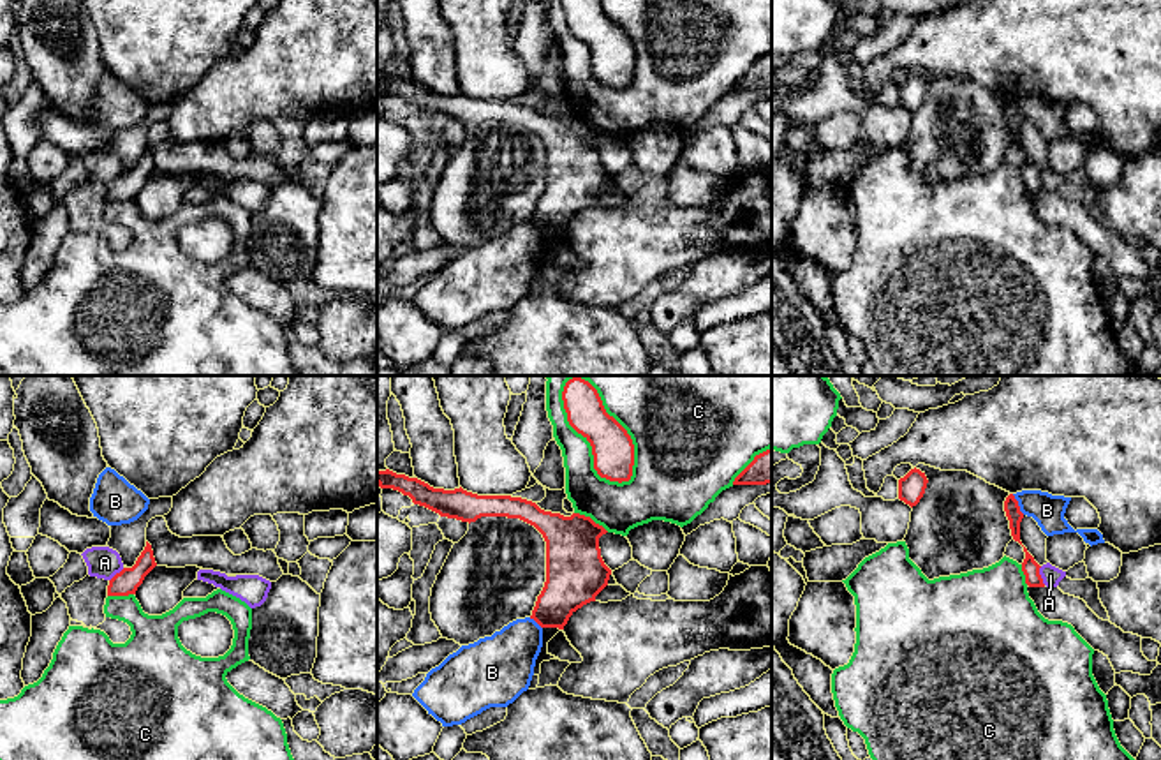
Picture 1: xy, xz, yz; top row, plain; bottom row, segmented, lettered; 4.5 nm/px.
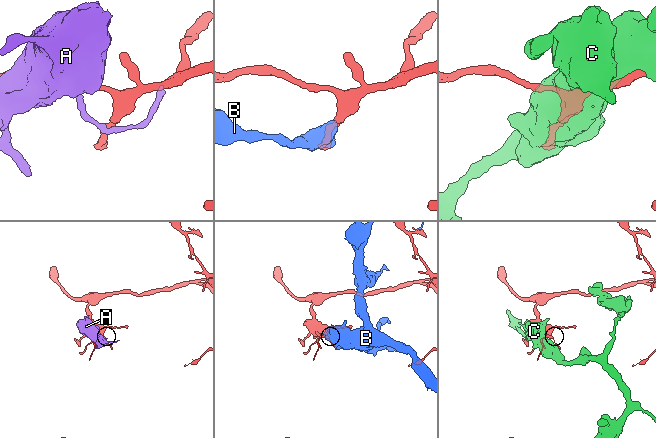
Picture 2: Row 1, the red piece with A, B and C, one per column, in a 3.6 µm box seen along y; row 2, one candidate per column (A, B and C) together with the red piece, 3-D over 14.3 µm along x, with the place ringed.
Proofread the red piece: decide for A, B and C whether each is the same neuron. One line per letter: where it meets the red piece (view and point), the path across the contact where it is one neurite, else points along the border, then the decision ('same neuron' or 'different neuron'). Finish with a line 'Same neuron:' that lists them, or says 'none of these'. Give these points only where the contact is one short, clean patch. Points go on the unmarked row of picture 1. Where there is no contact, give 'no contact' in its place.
A: contact yz (1040, 180); different neuron
B: contact yz (1017, 110); different neuron
C: contact xz (592, 55); different neuron
Same neuron: none of these

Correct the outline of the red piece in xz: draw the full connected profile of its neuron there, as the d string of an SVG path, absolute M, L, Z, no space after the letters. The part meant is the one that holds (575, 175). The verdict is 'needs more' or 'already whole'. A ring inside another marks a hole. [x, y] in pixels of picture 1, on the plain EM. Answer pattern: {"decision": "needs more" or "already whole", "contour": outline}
{"decision": "already whole", "contour": "M377 76L377 90L409 101L440 122L476 127L481 122L520 123L534 130L546 146L546 187L530 224L541 233L564 235L569 222L608 190L611 175L604 169L599 143L608 136L590 122L564 122L541 115L536 108L511 101L477 101L460 93L433 93L428 88Z"}

